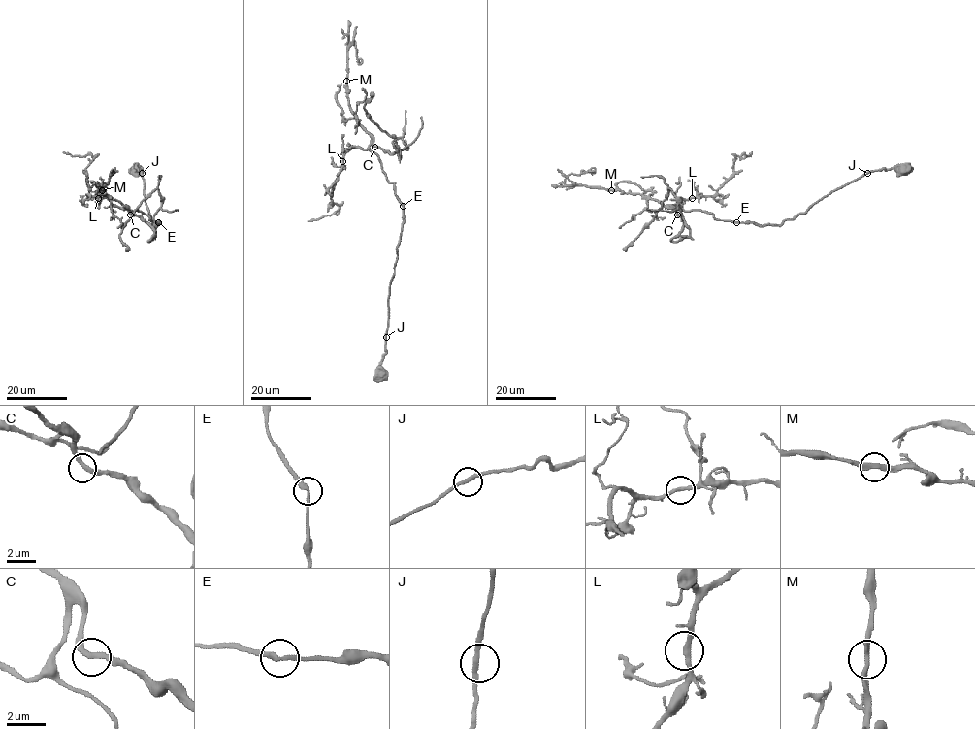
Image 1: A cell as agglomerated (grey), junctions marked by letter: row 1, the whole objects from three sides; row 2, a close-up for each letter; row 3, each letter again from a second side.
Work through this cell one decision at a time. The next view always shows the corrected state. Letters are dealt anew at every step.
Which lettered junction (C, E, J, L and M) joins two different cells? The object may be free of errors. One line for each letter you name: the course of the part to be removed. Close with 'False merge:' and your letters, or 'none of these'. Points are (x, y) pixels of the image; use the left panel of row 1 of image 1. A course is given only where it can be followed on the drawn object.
False merge: none of these

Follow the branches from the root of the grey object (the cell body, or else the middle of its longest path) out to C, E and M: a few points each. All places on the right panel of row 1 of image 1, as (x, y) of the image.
C: (906, 167), (868, 171), (779, 225), (718, 220), (700, 210), (669, 206), (677, 215)
E: (906, 167), (894, 165), (868, 171), (831, 191), (804, 213), (786, 219), (779, 225), (735, 222)
M: (906, 167), (868, 171), (779, 225), (718, 220), (700, 210), (684, 211), (639, 194), (611, 190)

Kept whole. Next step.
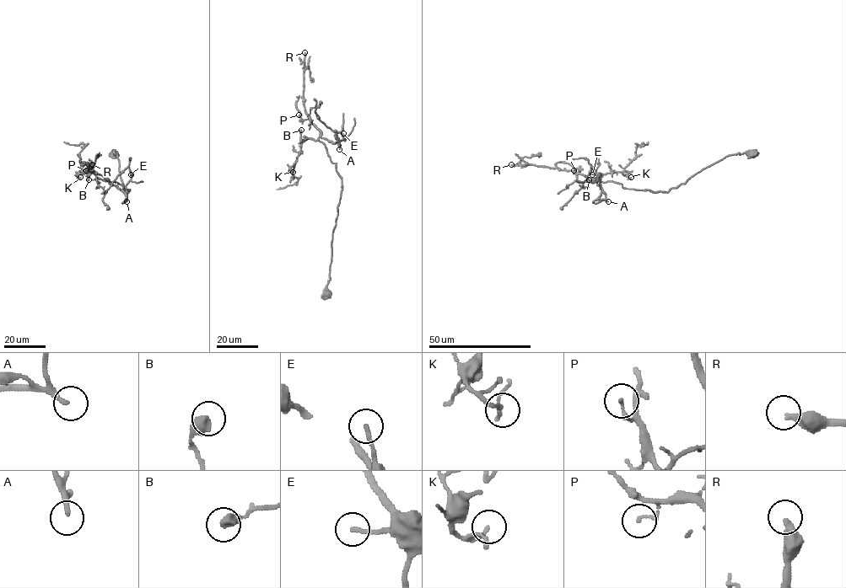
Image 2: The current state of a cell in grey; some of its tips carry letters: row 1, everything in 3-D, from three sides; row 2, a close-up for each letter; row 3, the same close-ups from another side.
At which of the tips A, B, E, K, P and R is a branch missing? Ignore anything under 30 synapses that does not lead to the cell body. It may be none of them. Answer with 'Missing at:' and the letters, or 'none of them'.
Missing at: A, R

